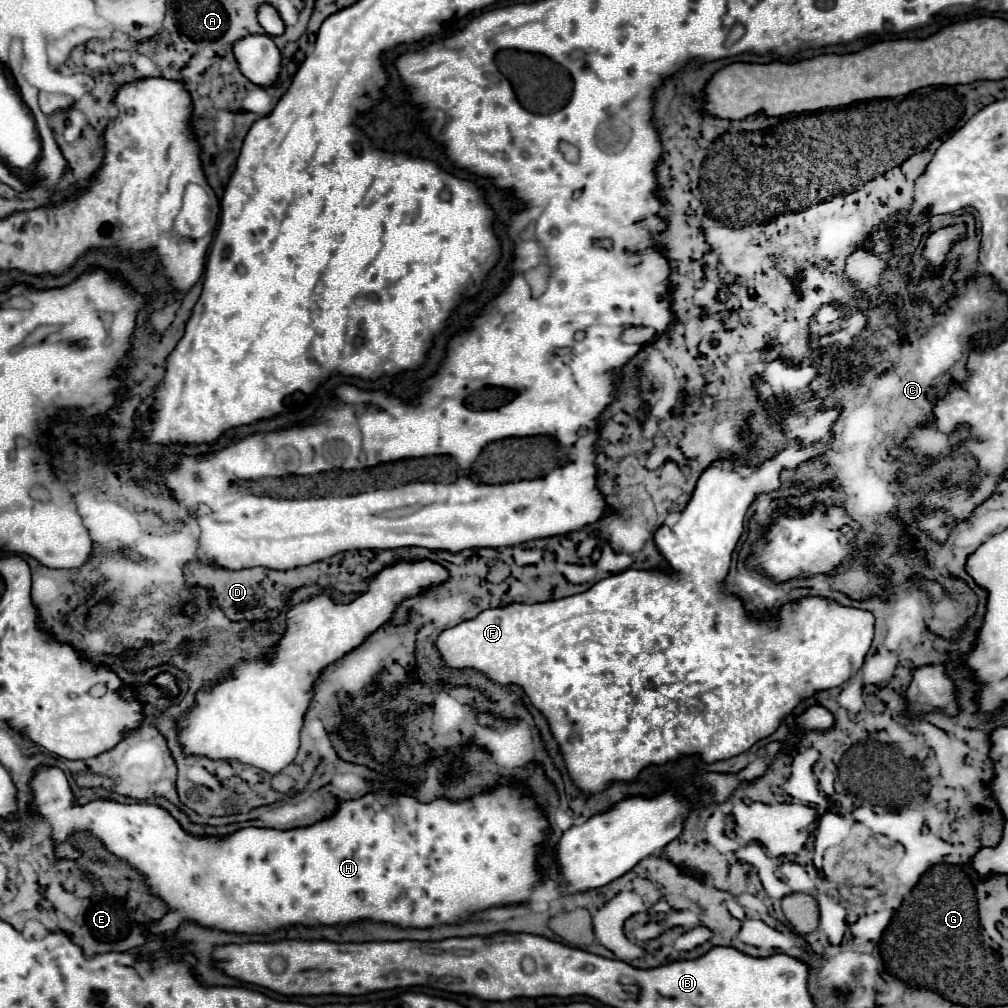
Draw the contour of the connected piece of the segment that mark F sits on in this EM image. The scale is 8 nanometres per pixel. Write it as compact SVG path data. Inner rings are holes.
M774 360L766 366L766 370L760 376L760 384L758 384L760 398L766 400L768 406L774 406L774 404L780 404L780 402L772 402L772 398L780 392L786 392L794 398L796 406L802 410L800 416L790 414L784 420L784 434L788 436L788 446L782 448L776 458L766 460L760 468L748 468L748 466L744 466L742 460L732 460L732 458L718 460L718 462L710 464L710 468L700 476L688 506L680 512L678 522L674 526L664 524L654 534L654 542L656 542L658 550L668 560L668 564L674 568L672 576L666 576L660 570L632 570L630 568L630 570L624 570L622 574L614 574L610 578L604 578L604 580L596 582L584 594L568 596L568 598L562 598L562 600L550 600L550 602L542 602L542 604L510 604L506 608L490 608L490 610L484 610L482 614L478 614L474 620L468 620L468 622L462 622L462 624L454 626L454 628L448 628L438 636L438 650L440 650L442 658L446 660L446 664L450 668L476 668L476 670L484 672L486 676L490 676L494 682L520 684L524 688L524 692L530 696L532 704L548 718L550 730L552 730L554 738L558 740L558 744L564 750L564 760L566 760L568 772L570 772L570 776L574 778L576 786L582 792L596 794L596 792L602 792L614 780L634 780L638 776L638 772L642 768L646 768L648 764L664 764L666 760L676 760L682 754L700 754L702 760L710 764L710 762L726 760L726 758L732 758L740 752L746 752L754 742L758 742L760 738L770 736L778 728L782 718L786 714L790 714L802 698L808 698L818 690L836 688L836 686L848 682L850 676L862 666L864 656L866 656L866 652L870 648L870 642L872 642L872 636L874 636L874 616L870 612L856 610L856 608L846 608L846 606L840 606L832 600L806 598L804 604L800 606L798 618L788 618L786 614L780 614L780 620L776 624L770 616L764 616L764 618L748 616L748 610L746 610L746 606L742 604L740 598L726 596L722 592L722 582L728 574L730 556L736 548L738 538L744 532L744 514L746 514L748 506L752 504L752 500L760 492L770 492L770 490L776 490L780 486L780 470L782 468L796 468L802 460L806 460L810 456L816 456L816 454L822 454L828 448L828 440L832 438L830 426L832 426L834 418L838 418L838 410L830 410L830 412L816 410L818 400L812 398L810 392L808 392L808 384L816 376L816 372L818 370L812 368L812 364L808 360L802 362L800 366L790 366L790 364L784 364L780 360ZM798 438L802 440L802 448L796 442Z

